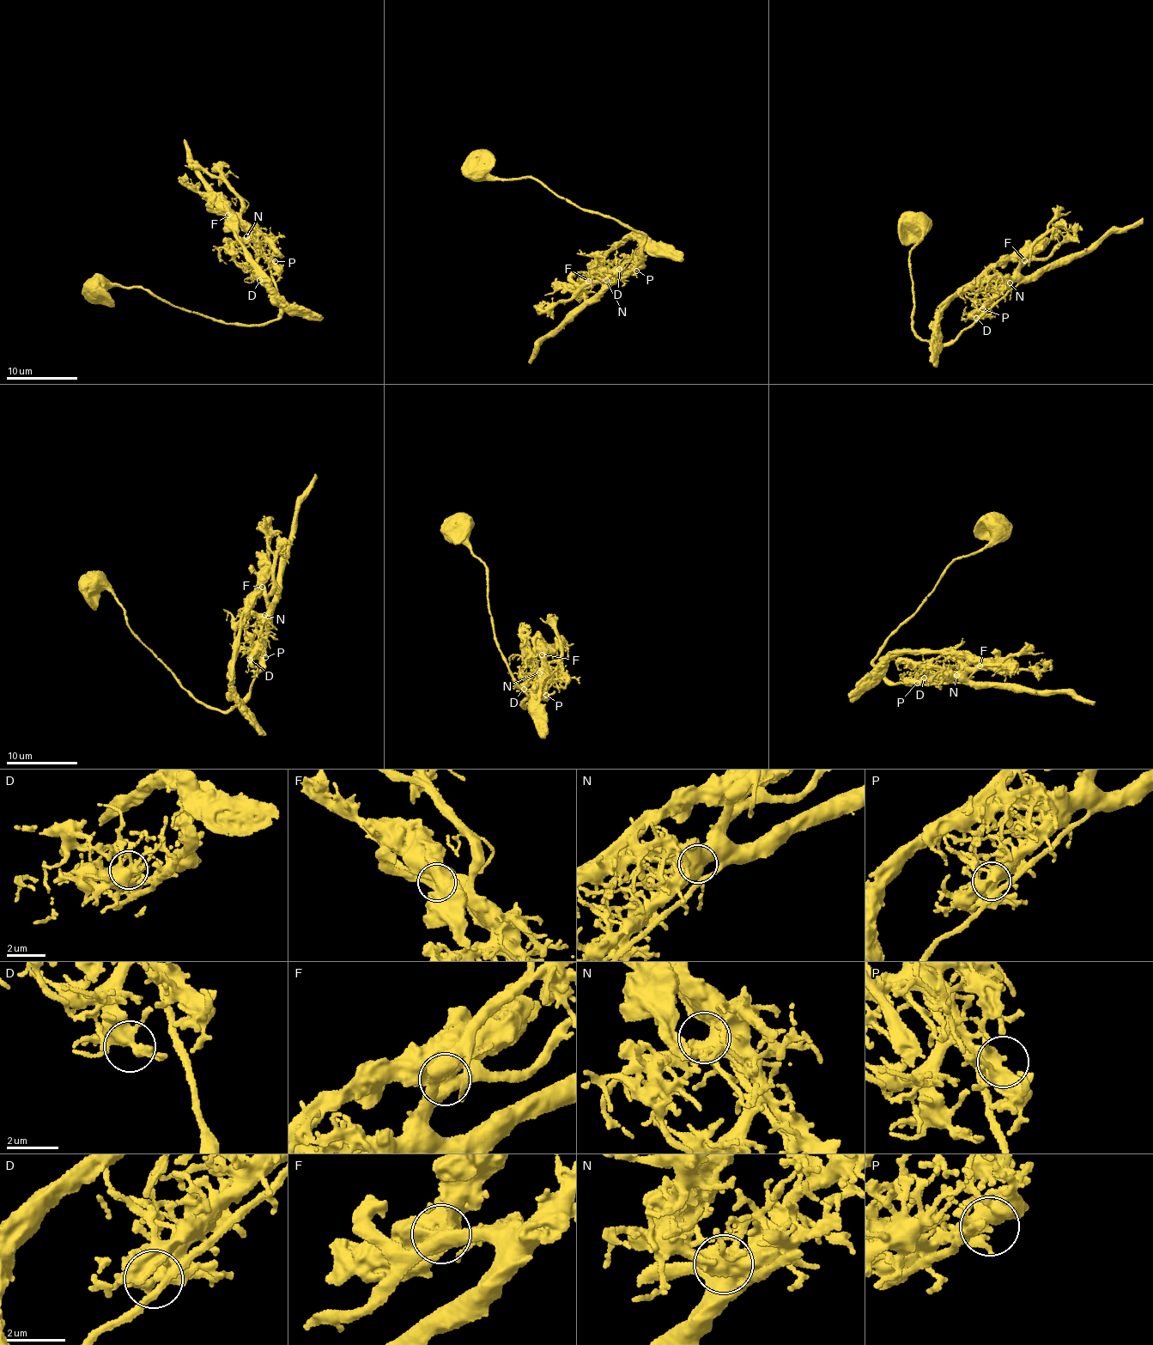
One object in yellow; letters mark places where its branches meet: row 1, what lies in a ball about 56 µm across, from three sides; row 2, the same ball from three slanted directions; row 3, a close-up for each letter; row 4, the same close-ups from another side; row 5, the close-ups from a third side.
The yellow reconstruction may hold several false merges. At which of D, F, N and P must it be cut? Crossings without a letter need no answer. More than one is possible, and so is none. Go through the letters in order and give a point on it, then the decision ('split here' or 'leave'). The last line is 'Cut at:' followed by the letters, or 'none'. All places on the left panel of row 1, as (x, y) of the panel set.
D: place (259, 280); leave
F: place (227, 215); split here
N: place (246, 236); leave
P: place (275, 261); leave
Cut at: F

